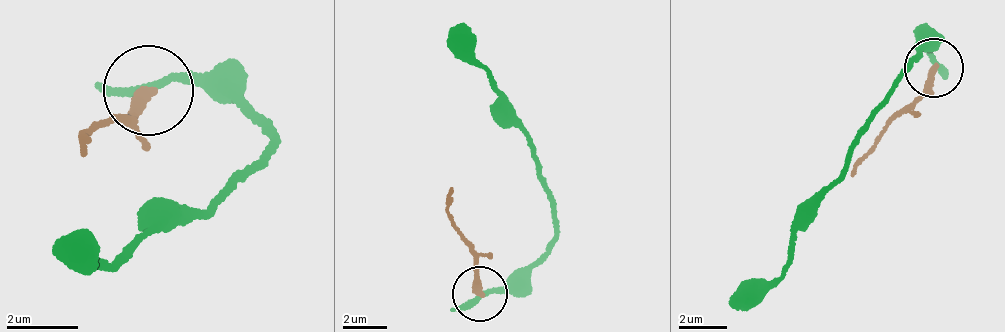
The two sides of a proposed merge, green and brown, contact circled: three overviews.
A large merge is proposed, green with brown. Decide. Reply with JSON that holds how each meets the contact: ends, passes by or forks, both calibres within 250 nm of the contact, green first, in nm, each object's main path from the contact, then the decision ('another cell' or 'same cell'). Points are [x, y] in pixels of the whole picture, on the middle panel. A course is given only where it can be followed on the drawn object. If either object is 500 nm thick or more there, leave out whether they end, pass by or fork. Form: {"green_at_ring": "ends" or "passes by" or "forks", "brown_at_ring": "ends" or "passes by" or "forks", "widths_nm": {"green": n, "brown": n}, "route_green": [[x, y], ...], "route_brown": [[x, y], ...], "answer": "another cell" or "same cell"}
{"green_at_ring": "passes by", "brown_at_ring": "ends", "widths_nm": {"green": 220, "brown": 320}, "route_green": [[476, 294], [502, 294], [530, 268], [558, 223], [544, 165], [489, 85], [476, 52], [452, 25]], "route_brown": [[478, 291], [481, 275], [449, 211], [454, 188]], "answer": "another cell"}

